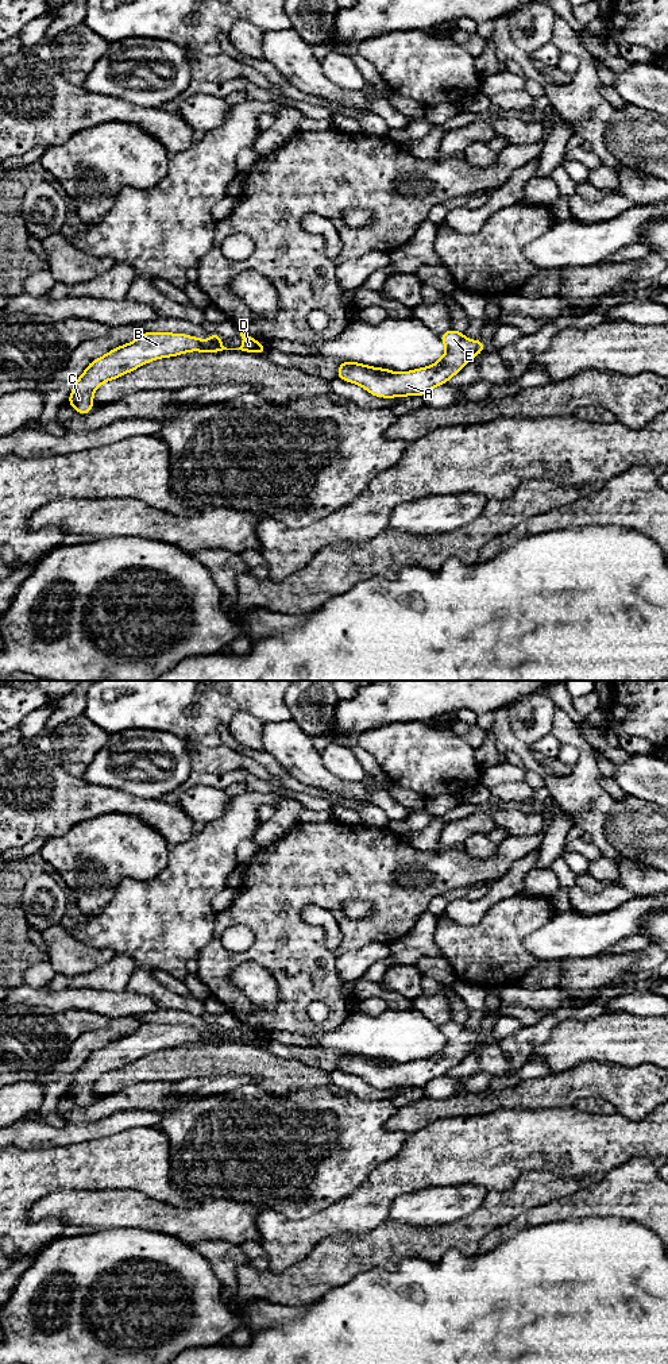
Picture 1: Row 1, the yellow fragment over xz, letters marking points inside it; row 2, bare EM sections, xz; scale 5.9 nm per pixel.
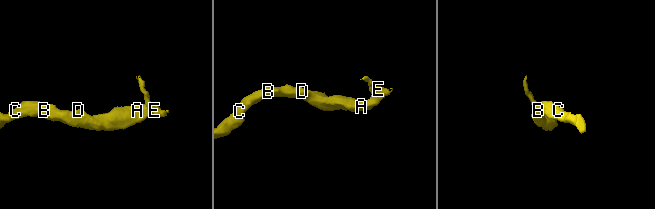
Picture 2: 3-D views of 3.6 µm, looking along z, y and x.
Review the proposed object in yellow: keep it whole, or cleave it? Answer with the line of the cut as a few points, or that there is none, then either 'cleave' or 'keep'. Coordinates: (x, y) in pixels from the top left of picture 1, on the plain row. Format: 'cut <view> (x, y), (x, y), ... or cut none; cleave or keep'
cut none; keep

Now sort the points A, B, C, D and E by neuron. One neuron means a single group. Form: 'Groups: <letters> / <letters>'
Groups: A B C D E

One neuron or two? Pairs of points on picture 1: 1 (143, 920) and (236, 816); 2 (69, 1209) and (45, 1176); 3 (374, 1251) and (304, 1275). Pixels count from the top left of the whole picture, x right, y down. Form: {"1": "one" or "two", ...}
{"1": "one", "2": "two", "3": "one"}

